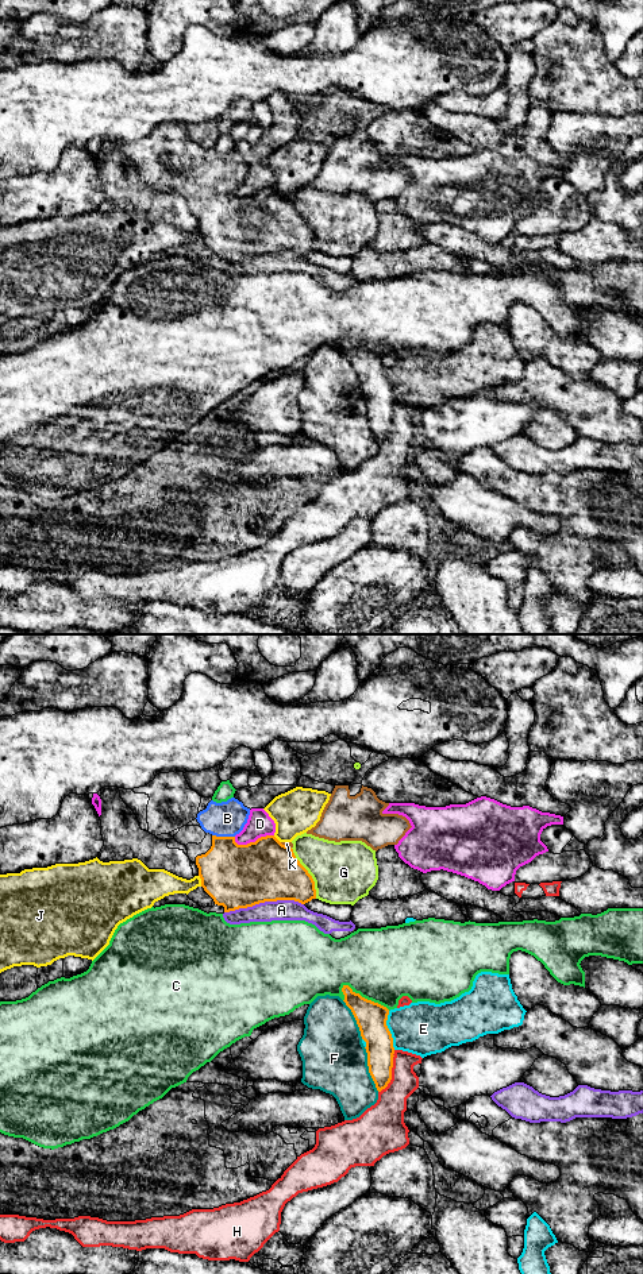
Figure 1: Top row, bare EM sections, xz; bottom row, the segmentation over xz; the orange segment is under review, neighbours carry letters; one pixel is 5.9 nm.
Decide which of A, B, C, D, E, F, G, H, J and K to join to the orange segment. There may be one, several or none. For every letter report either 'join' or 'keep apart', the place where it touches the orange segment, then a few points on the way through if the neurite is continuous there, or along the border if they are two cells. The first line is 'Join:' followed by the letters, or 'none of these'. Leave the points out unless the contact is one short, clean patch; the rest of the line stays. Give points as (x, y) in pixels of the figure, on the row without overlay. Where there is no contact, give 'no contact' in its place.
Join: B
A: keep apart | xz (264, 254)
B: join | xz (223, 189) | across xz (235, 228), (226, 216), (223, 189), (223, 174), (227, 170)
C: keep apart | xz (364, 350)
D: keep apart | xz (253, 195) | along xz (273, 186), (258, 189), (246, 196), (237, 196), (234, 193)
E: keep apart | xz (388, 382) | along xz (388, 363), (387, 379), (395, 401)
F: keep apart | xz (369, 421)
G: keep apart | xz (308, 226)
H: keep apart | xz (391, 424)
J: keep apart | xz (201, 232)
K: keep apart | xz (284, 197)

